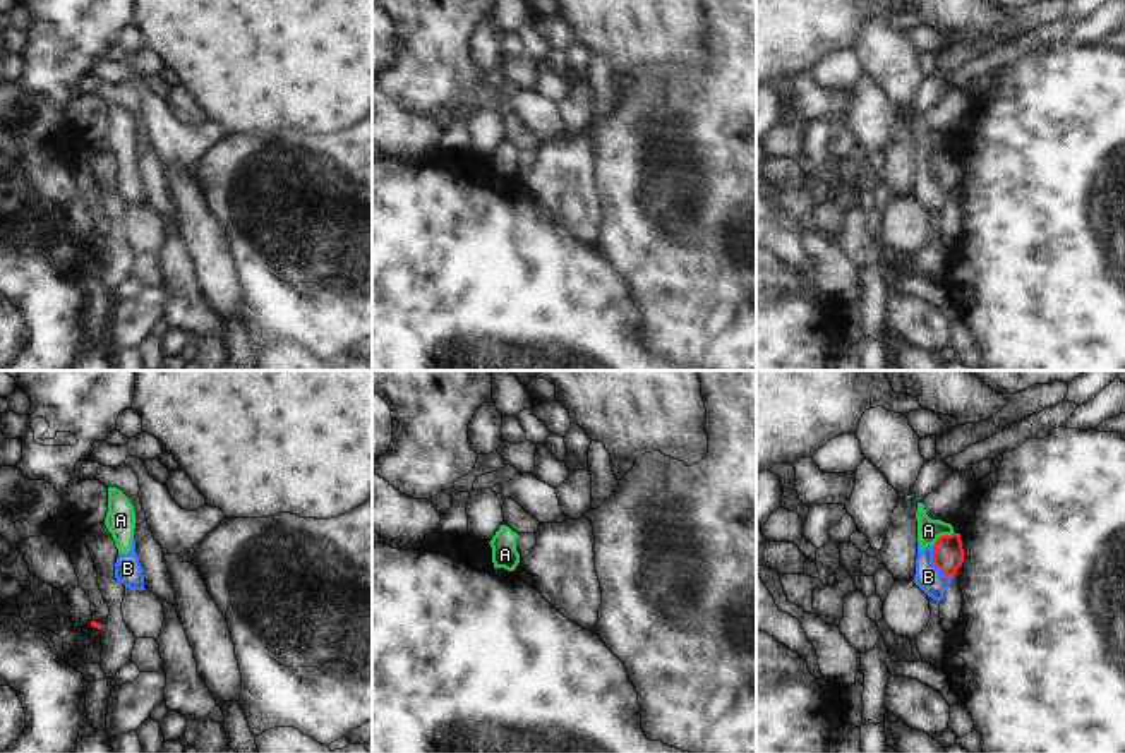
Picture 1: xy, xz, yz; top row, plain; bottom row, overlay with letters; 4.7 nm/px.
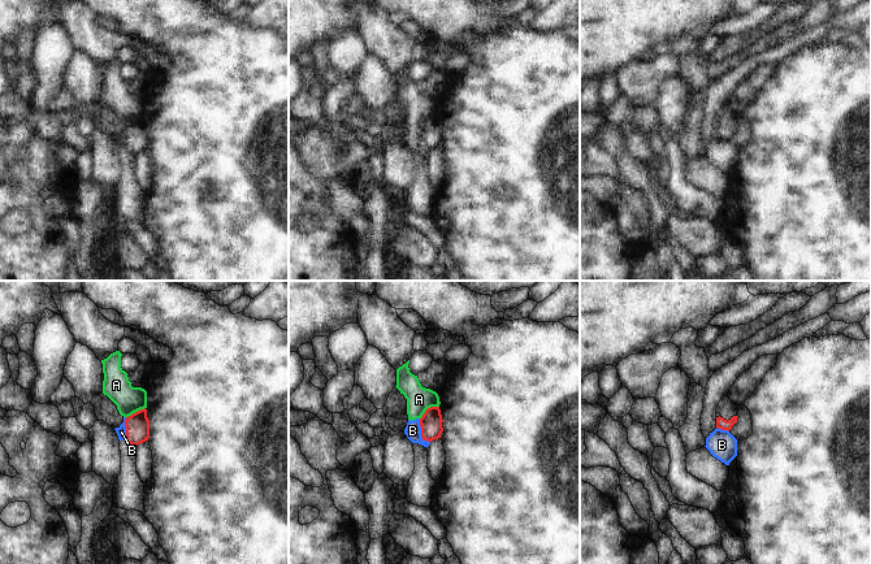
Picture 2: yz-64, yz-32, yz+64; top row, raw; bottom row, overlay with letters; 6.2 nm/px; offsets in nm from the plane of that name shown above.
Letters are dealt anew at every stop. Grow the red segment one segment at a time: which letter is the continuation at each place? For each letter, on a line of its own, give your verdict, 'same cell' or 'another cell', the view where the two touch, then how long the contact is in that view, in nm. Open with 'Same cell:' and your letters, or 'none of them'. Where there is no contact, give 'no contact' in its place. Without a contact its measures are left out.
Same cell: none of them
A: another cell | yz | 120 nm
B: another cell | yz | 190 nm

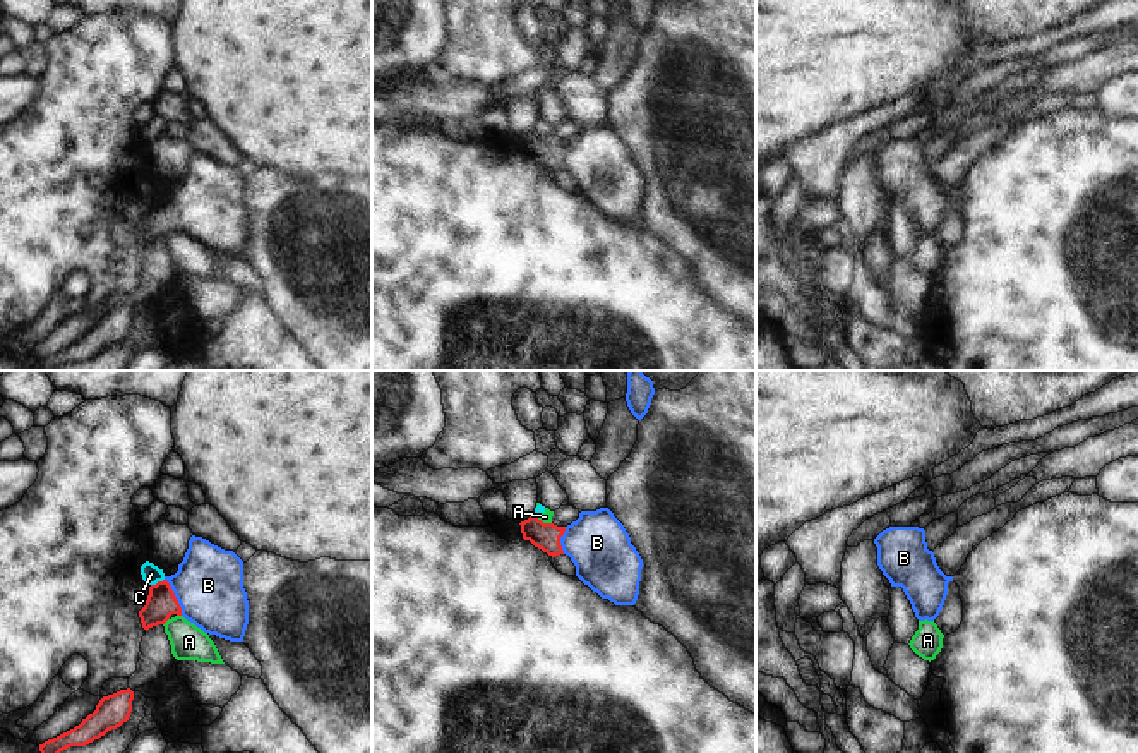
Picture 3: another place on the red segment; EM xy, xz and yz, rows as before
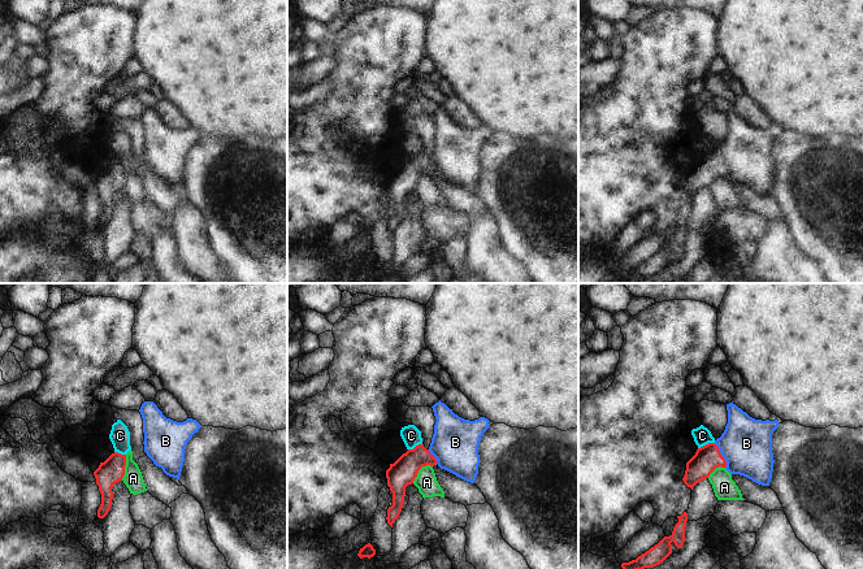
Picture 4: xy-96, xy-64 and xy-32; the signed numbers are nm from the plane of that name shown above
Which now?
Same cell: B
A: another cell | xy | 50 nm
B: same cell | xy | 190 nm
C: another cell | xy | 70 nm

